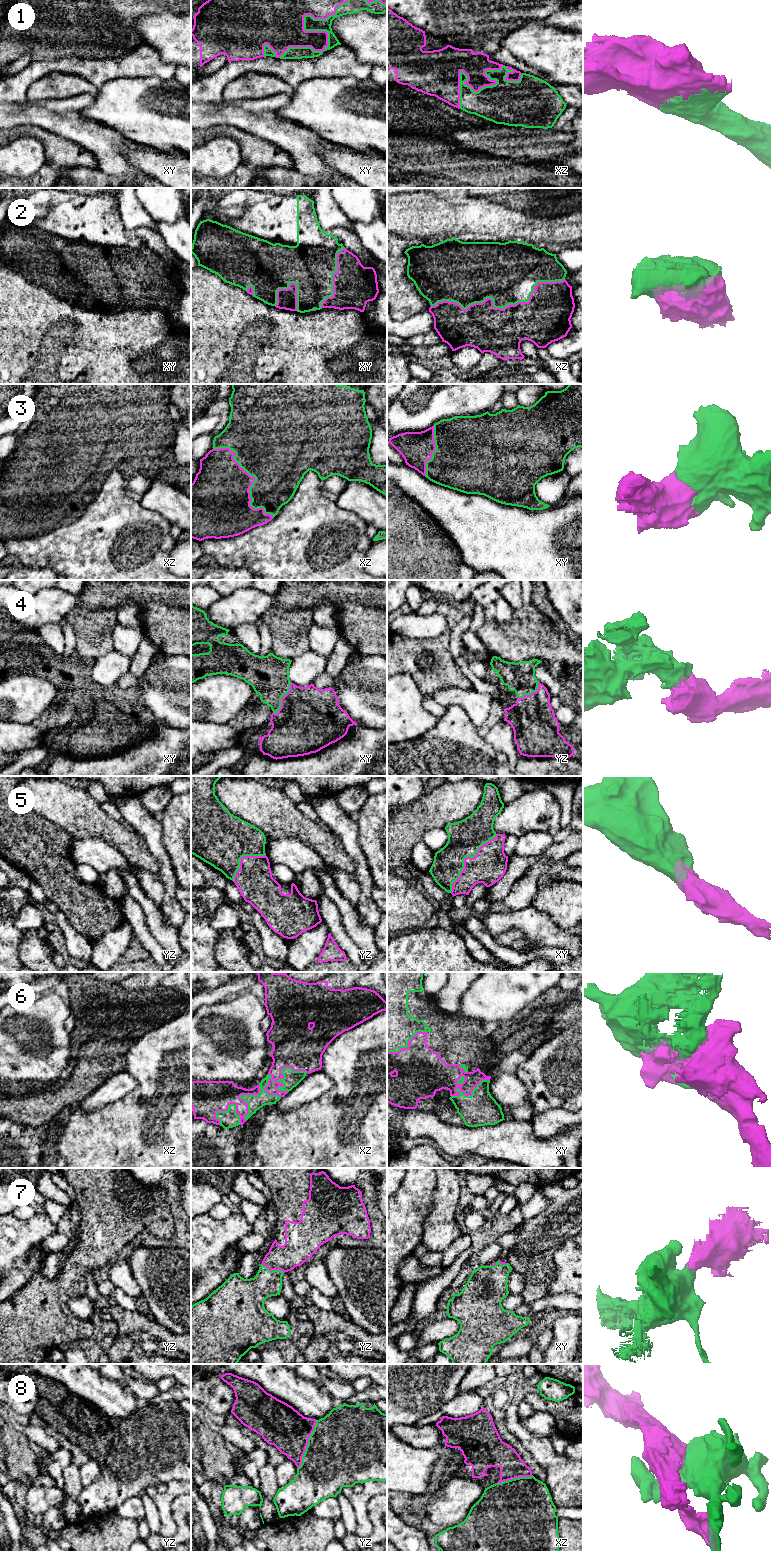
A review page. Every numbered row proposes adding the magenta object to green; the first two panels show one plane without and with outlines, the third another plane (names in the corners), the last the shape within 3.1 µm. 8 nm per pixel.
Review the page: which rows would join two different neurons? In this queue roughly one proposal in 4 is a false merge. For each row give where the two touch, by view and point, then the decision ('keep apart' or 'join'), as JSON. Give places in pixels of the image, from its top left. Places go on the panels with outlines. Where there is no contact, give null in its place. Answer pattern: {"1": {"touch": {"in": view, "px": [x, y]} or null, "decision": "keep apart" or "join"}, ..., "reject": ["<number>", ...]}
{"1": {"touch": {"in": "xz", "px": [489, 86]}, "decision": "join"}, "2": {"touch": {"in": "xz", "px": [499, 307]}, "decision": "join"}, "3": {"touch": {"in": "xz", "px": [255, 480]}, "decision": "join"}, "4": {"touch": {"in": "xy", "px": [280, 699]}, "decision": "join"}, "5": {"touch": {"in": "xy", "px": [465, 857]}, "decision": "join"}, "6": {"touch": {"in": "xz", "px": [281, 1070]}, "decision": "join"}, "7": {"touch": {"in": "yz", "px": [273, 1270]}, "decision": "join"}, "8": {"touch": {"in": "yz", "px": [308, 1444]}, "decision": "keep apart"}, "reject": ["8"]}

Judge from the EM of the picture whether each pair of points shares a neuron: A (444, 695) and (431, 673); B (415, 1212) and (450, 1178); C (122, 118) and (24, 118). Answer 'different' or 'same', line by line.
A: different
B: different
C: different

